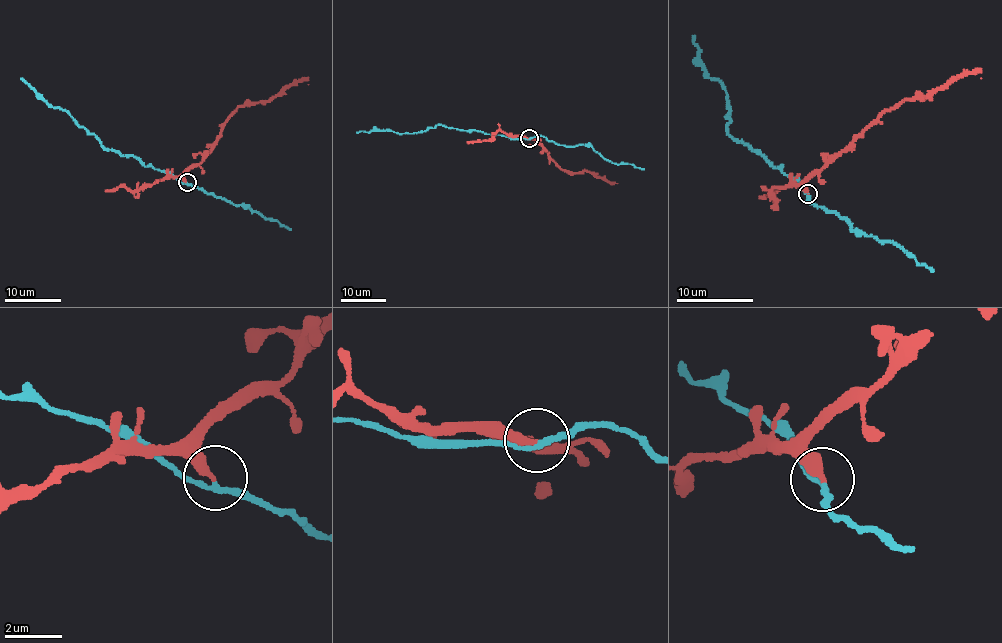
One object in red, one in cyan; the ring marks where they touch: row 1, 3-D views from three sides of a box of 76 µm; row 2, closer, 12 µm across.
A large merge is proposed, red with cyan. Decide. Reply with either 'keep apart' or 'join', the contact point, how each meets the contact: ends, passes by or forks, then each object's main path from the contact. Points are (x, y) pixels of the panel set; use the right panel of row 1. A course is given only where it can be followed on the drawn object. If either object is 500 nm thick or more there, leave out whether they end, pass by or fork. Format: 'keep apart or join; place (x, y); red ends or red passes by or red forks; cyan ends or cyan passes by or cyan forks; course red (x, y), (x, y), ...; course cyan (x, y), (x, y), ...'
keep apart; place (808, 193); red ends; cyan passes by; course red (808, 194), (803, 184), (887, 111), (904, 100), (932, 95), (967, 73), (981, 72), (981, 78); course cyan (808, 194), (759, 152), (729, 135), (727, 94), (723, 84), (709, 78), (694, 36)

